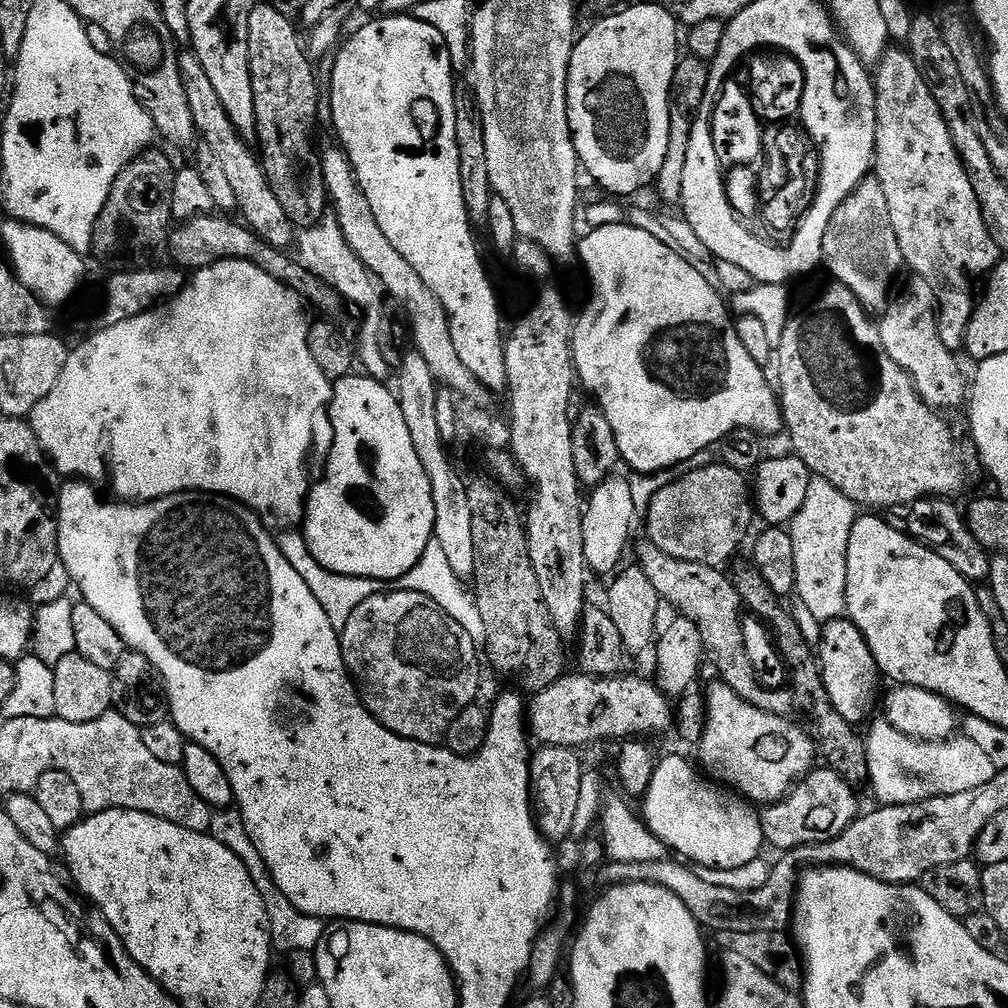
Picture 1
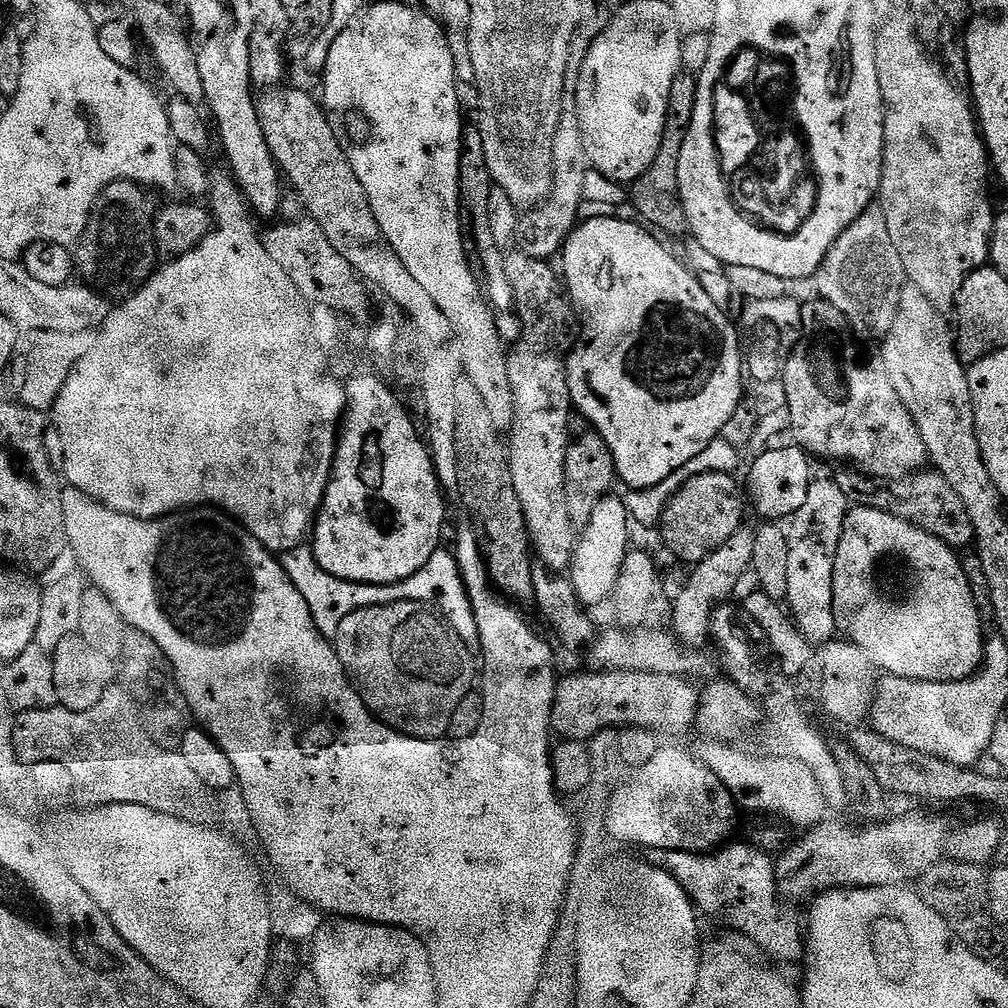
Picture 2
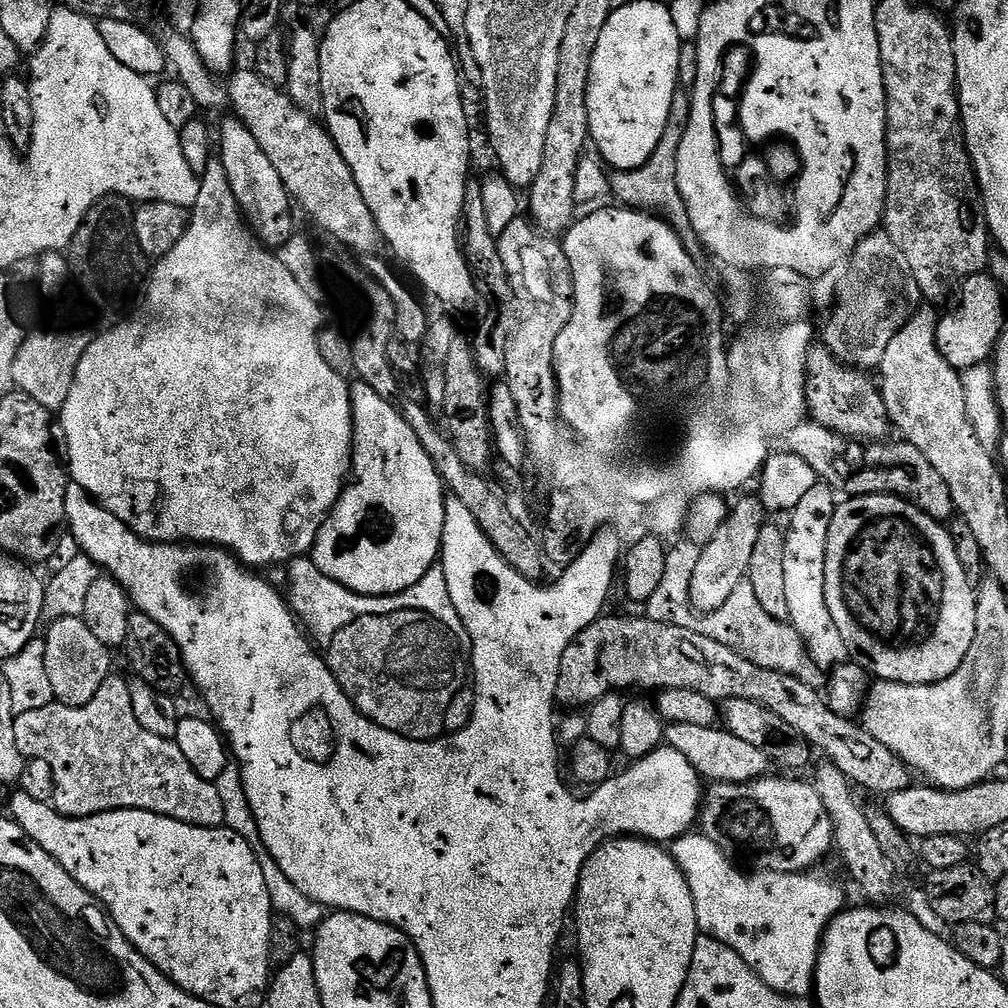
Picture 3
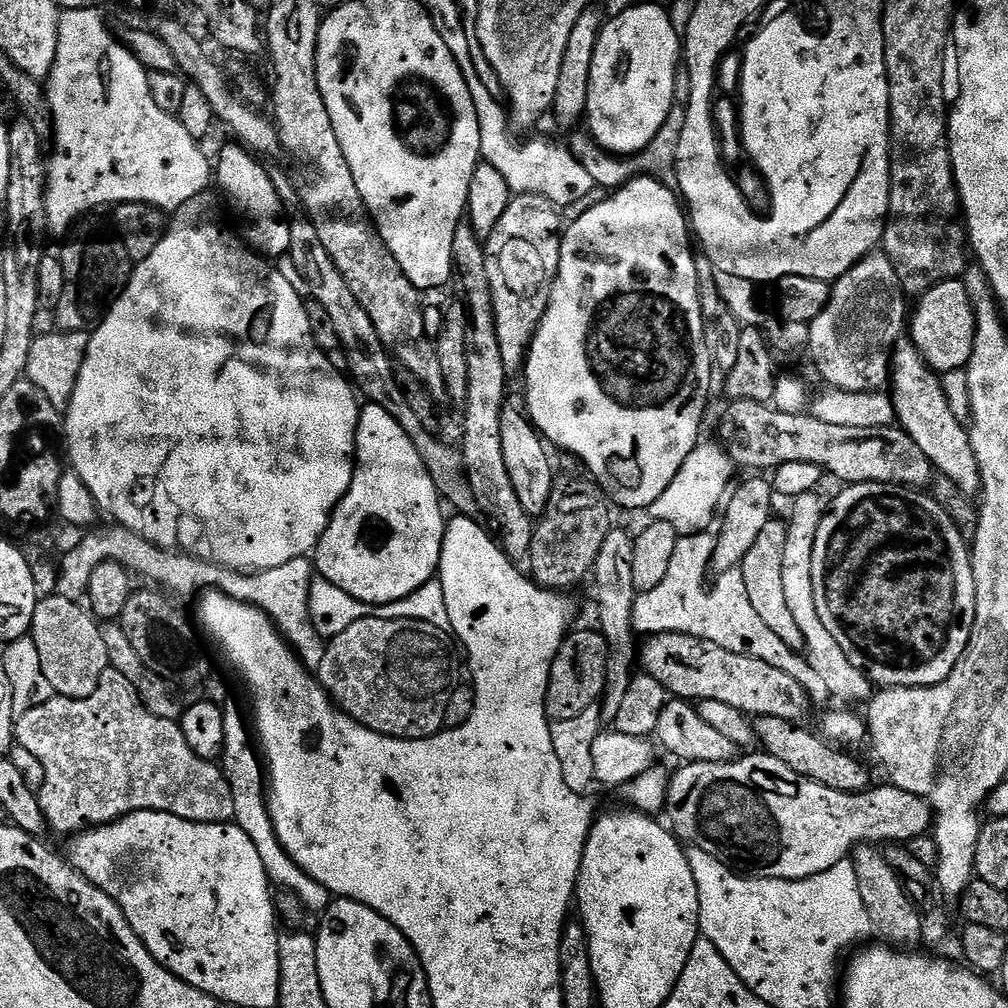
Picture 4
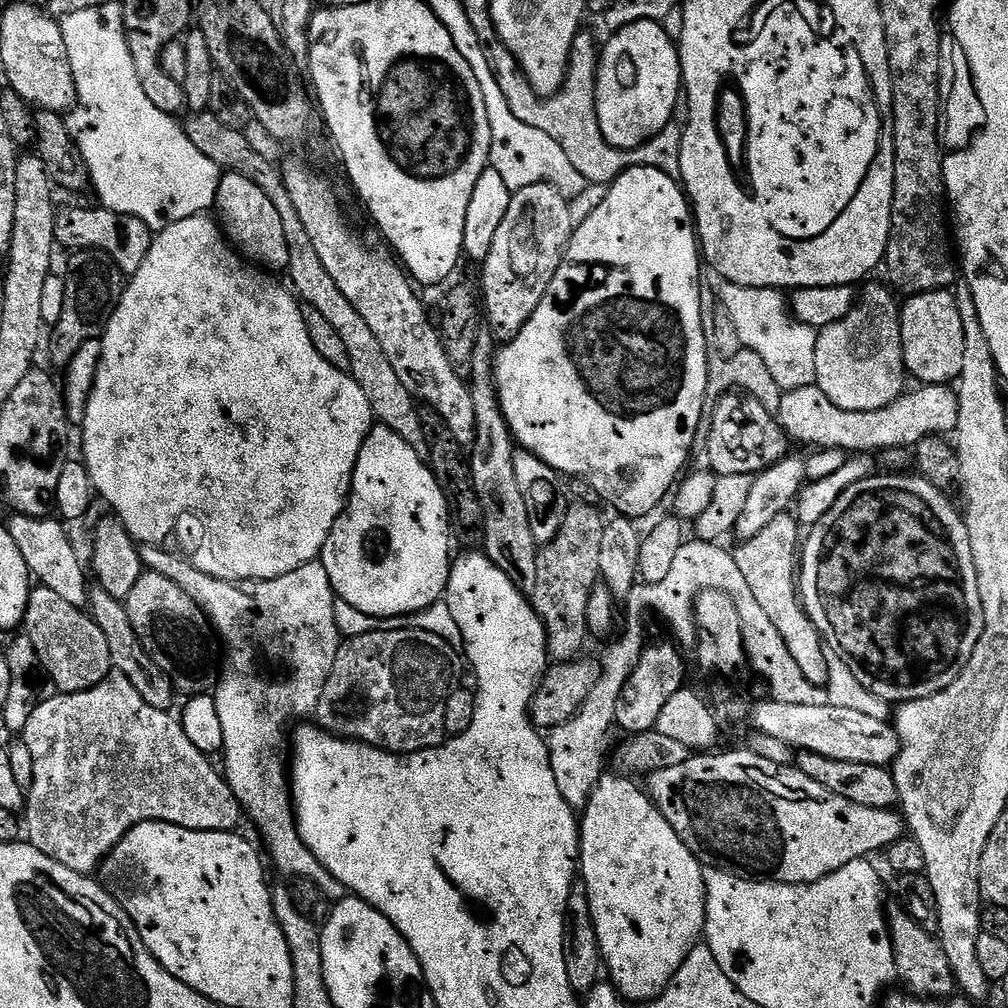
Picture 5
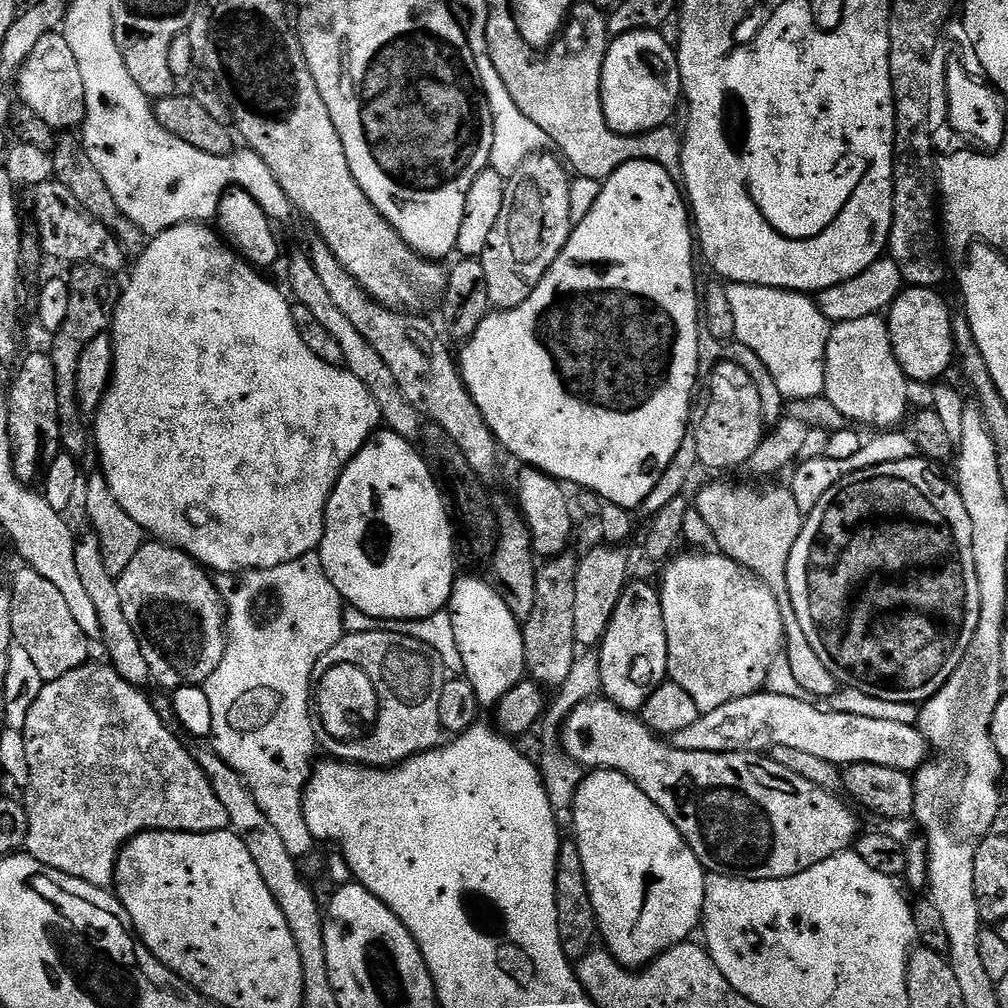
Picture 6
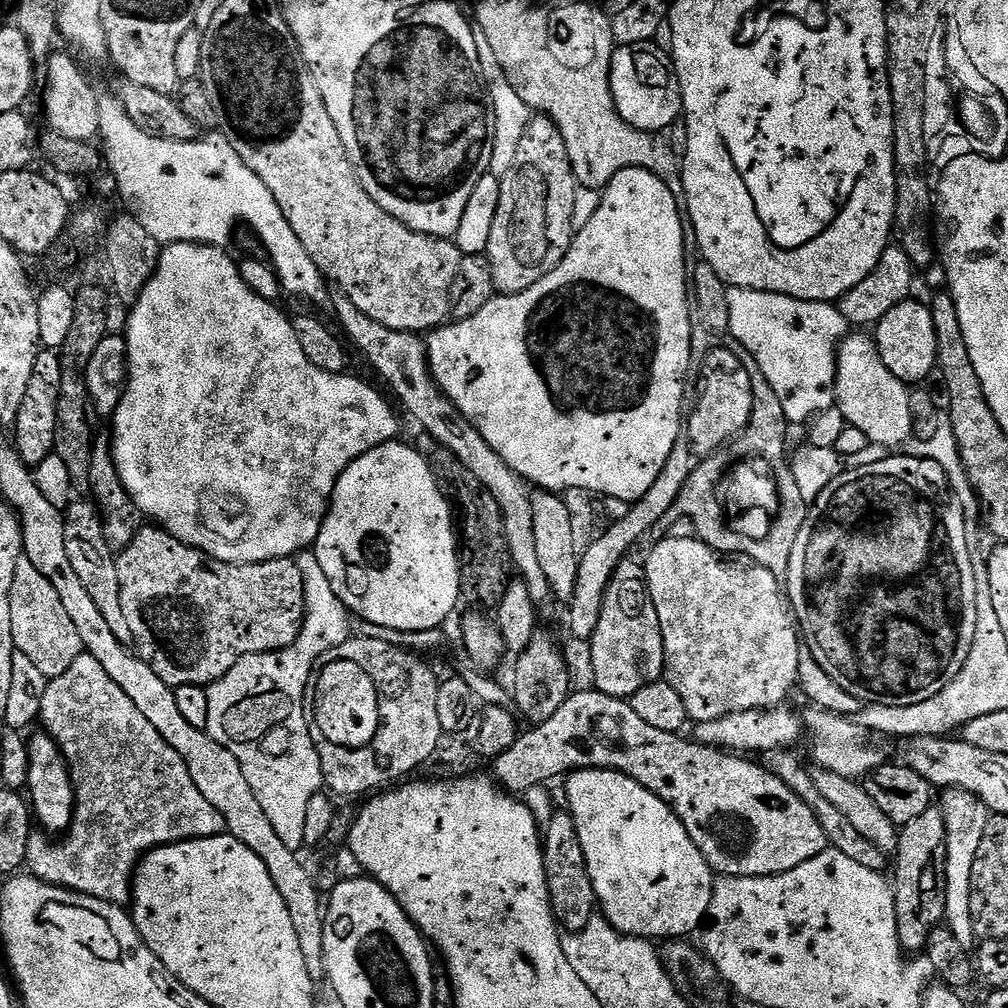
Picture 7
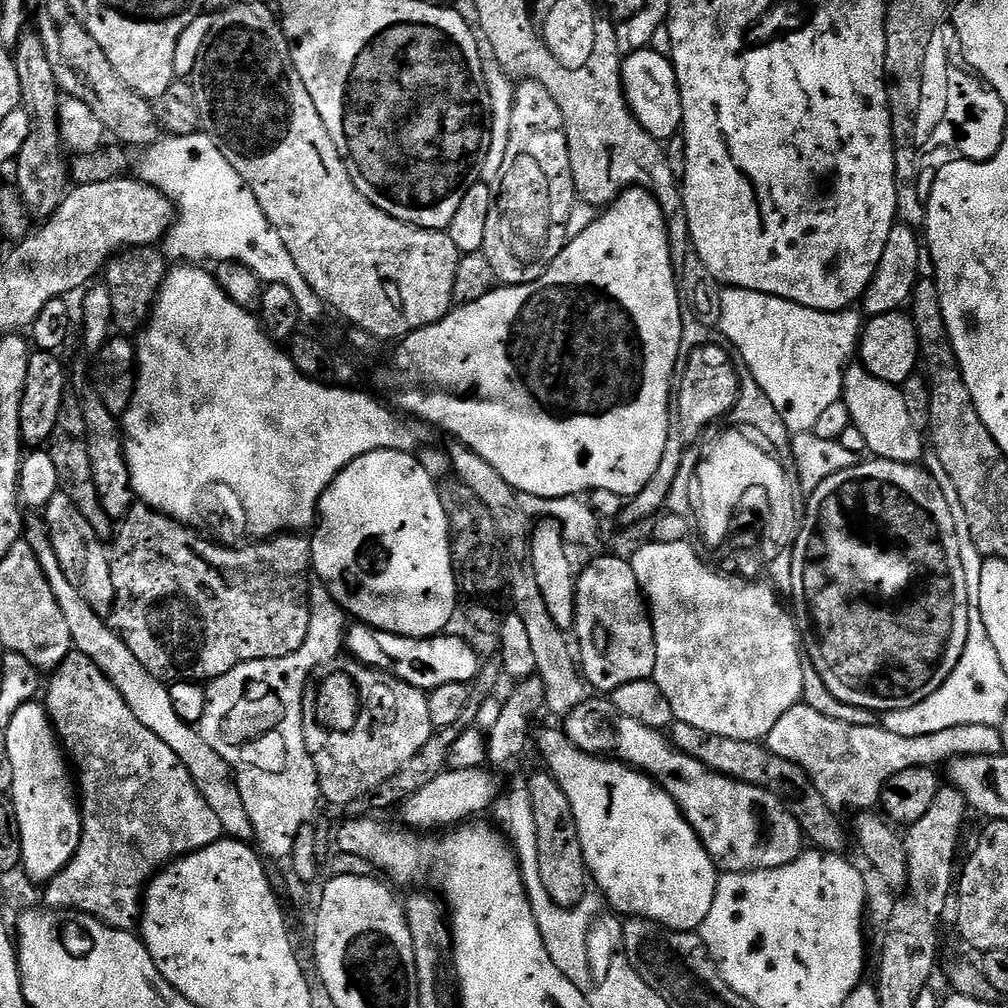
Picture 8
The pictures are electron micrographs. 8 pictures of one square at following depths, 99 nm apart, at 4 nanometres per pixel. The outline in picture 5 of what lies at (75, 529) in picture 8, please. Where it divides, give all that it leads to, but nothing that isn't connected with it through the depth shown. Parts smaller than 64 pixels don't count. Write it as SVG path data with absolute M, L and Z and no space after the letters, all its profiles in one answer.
M96 586L89 591L87 607L90 609L92 621L98 626L98 630L102 630L102 638L106 638L111 667L128 680L130 686L138 690L138 694L142 694L142 702L155 708L171 709L173 707L172 696L174 697L172 684L148 661L148 655L138 642L138 634L134 634L134 626L130 626L130 618L124 609L124 601L106 594L106 590Z

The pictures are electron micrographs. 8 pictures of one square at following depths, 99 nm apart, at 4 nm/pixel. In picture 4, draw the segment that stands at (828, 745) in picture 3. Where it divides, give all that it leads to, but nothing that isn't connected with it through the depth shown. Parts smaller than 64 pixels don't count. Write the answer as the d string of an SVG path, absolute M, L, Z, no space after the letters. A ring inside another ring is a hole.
M599 630L593 632L569 631L552 663L550 682L546 690L546 710L549 721L578 718L582 710L593 707L604 692L607 678L607 640ZM663 632L647 637L643 643L638 652L639 667L662 682L669 697L689 702L723 702L749 718L769 716L800 722L808 712L810 701L804 687L794 682L790 674L778 670L778 666L770 666L770 662L758 662L758 658L722 650L718 642L706 642L681 632Z

